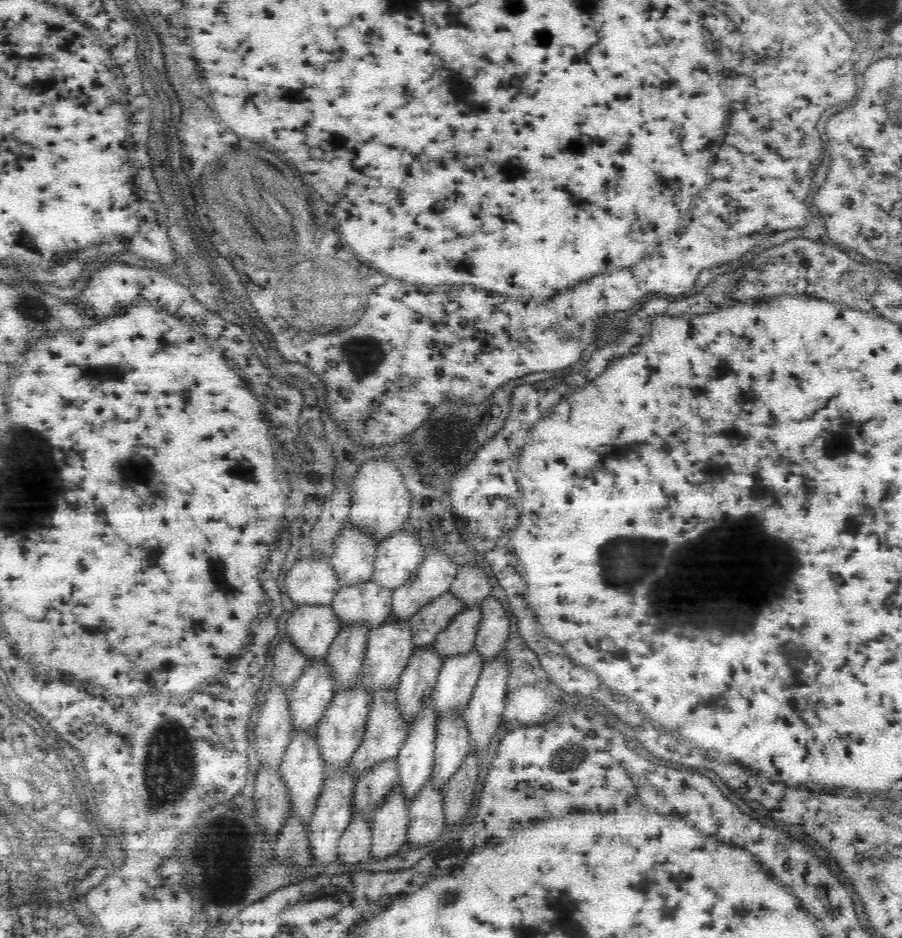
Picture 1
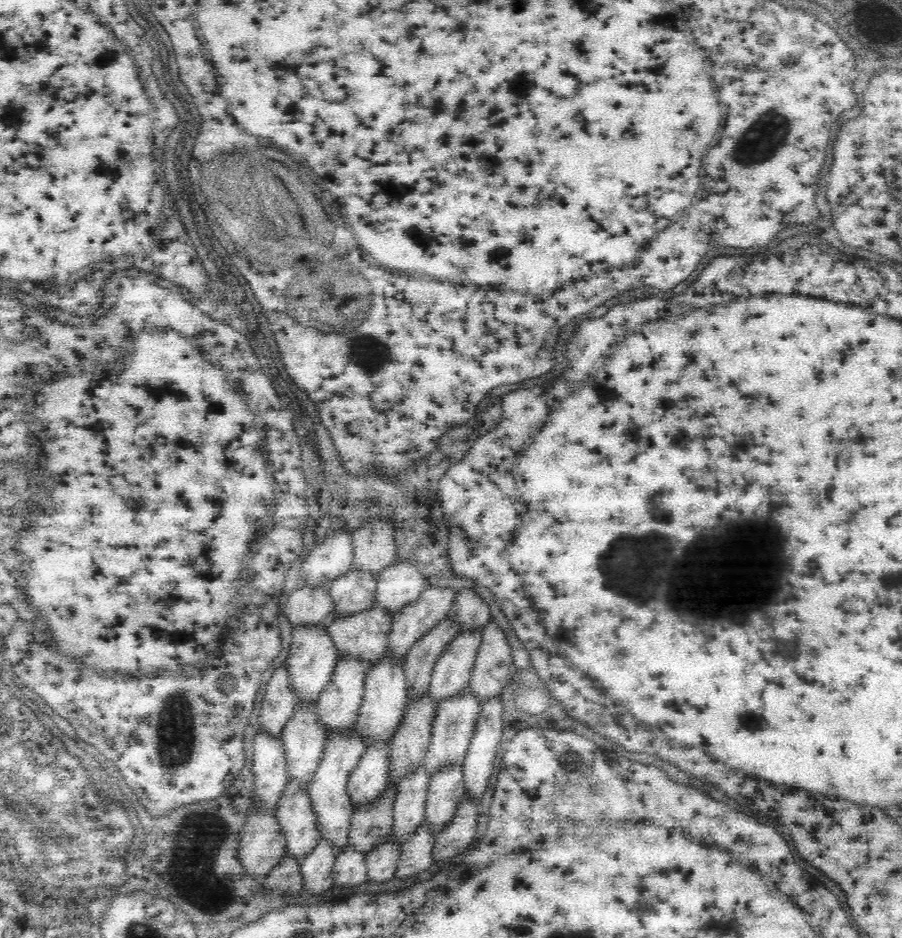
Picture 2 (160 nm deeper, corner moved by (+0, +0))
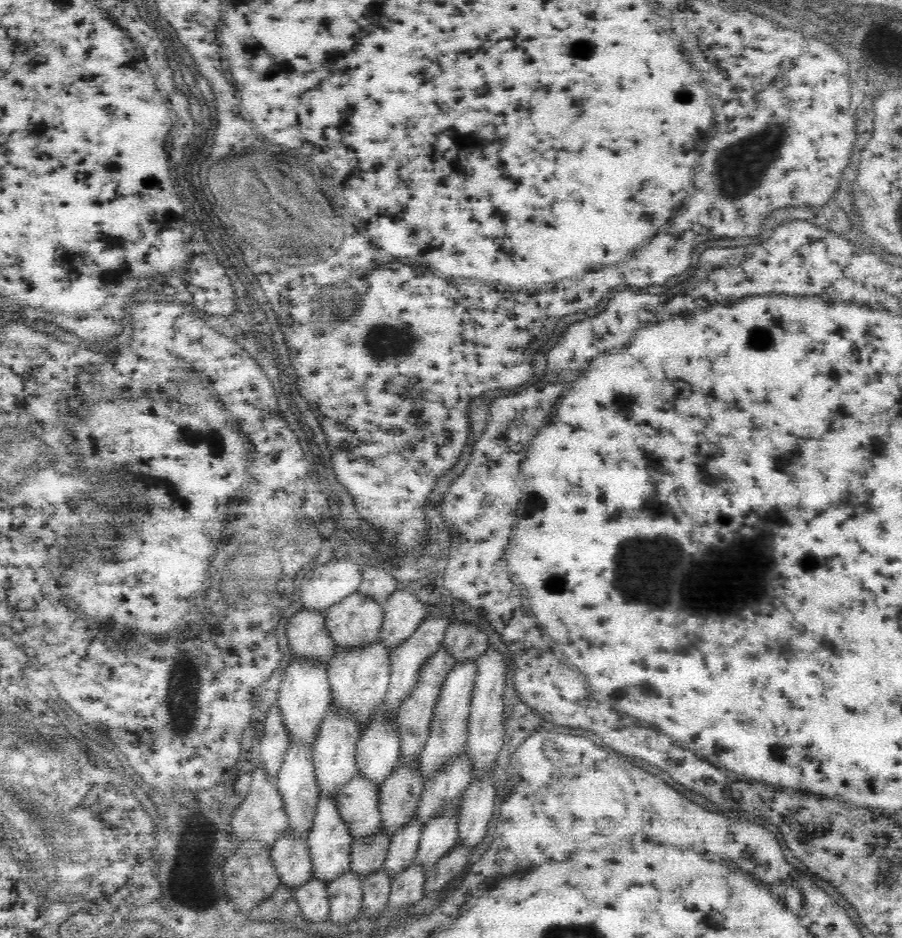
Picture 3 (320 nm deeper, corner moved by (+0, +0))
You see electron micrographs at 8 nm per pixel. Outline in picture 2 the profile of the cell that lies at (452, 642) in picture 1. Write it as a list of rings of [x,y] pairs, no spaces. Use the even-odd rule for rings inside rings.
[[[458,633],[434,665],[428,694],[434,703],[434,714],[439,704],[459,697],[469,688],[469,680],[481,644],[478,633]]]

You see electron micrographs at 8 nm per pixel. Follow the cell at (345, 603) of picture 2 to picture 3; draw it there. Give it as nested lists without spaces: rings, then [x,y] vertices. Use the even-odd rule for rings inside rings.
[[[354,593],[325,612],[325,625],[335,650],[358,651],[380,641],[383,606]]]

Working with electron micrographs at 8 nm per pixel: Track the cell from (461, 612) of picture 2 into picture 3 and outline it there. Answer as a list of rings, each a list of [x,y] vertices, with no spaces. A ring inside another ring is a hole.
[[[450,623],[445,632],[442,648],[445,648],[456,663],[477,660],[488,649],[490,641],[478,626]]]

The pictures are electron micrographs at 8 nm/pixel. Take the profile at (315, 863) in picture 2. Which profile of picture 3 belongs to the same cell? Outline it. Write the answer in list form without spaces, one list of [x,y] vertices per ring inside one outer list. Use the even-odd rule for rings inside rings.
[[[312,877],[304,886],[294,892],[294,900],[300,915],[308,922],[324,922],[328,919],[329,902],[327,884]]]

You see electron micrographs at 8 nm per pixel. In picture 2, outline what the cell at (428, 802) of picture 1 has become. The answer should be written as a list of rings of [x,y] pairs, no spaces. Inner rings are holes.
[[[426,820],[416,829],[413,837],[401,848],[394,878],[408,880],[426,872],[432,864],[434,837],[430,835],[430,823]]]

